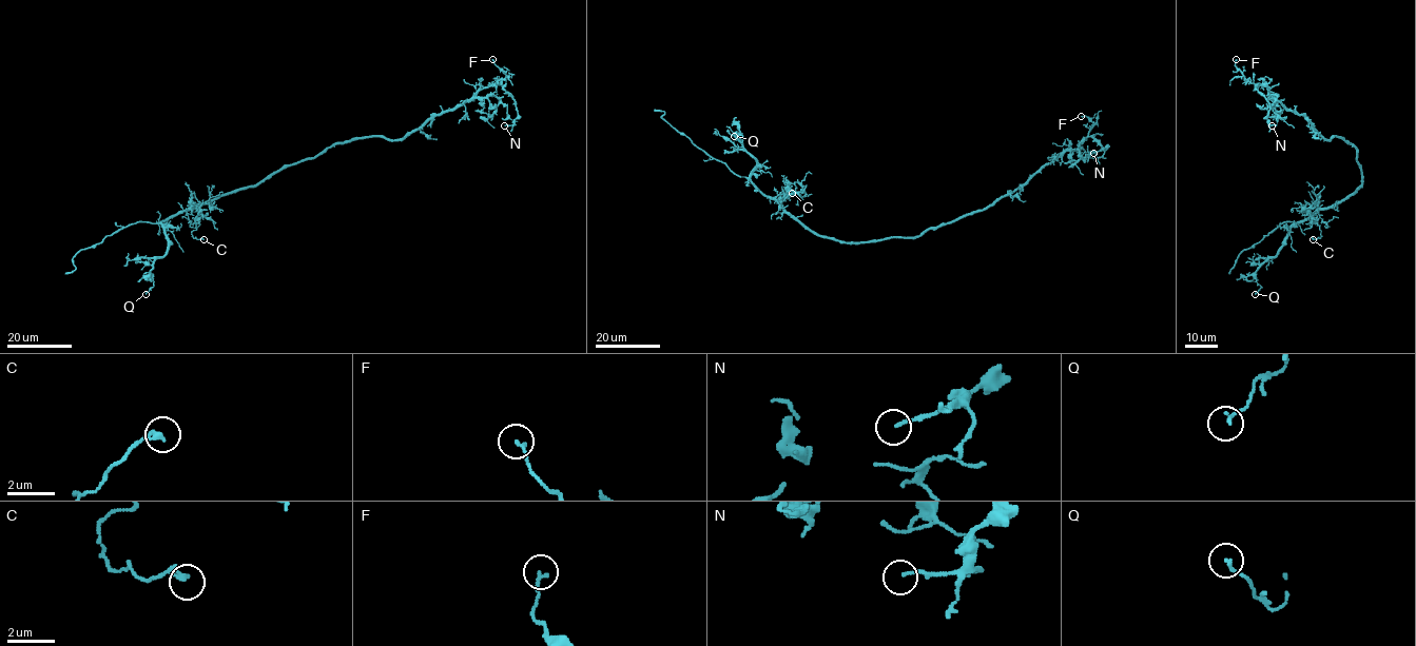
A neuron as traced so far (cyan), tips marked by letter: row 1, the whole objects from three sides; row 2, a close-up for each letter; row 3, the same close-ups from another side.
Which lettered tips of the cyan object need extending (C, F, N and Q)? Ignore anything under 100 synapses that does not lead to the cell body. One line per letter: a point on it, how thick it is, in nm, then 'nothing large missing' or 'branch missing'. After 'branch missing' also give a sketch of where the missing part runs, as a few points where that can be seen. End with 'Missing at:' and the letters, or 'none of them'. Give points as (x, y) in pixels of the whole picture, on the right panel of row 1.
C: place (1313, 239); calibre 240 nm; nothing large missing
F: place (1236, 59); calibre 140 nm; nothing large missing
N: place (1272, 125); calibre 110 nm; nothing large missing
Q: place (1255, 294); calibre 140 nm; nothing large missing
Missing at: none of them

